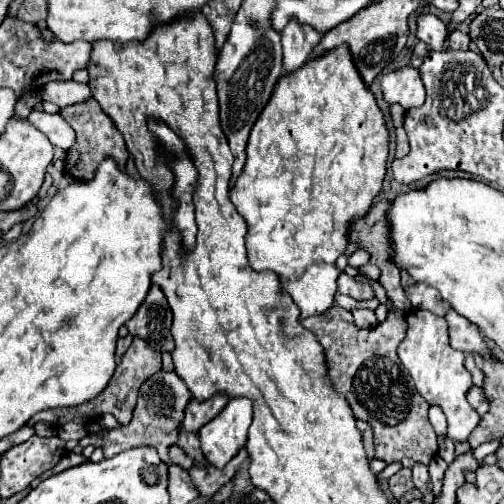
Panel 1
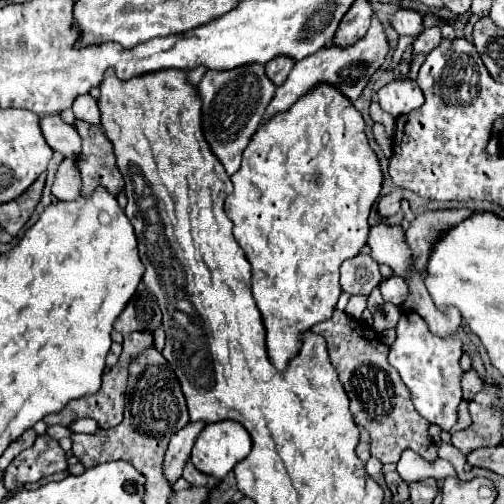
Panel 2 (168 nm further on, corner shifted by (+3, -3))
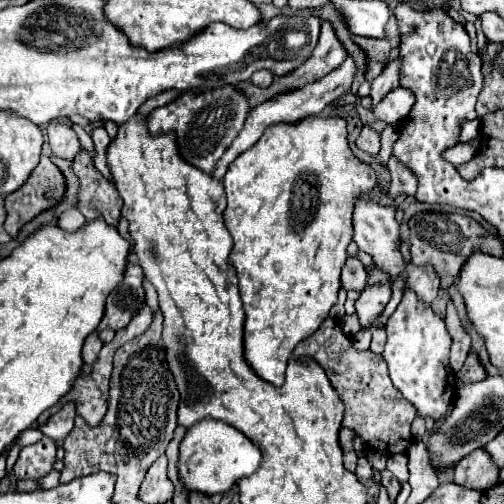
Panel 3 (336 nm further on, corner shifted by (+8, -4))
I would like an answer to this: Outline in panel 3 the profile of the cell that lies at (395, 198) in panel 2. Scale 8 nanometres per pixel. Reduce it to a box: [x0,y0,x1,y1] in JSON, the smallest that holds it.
[388,156,418,198]

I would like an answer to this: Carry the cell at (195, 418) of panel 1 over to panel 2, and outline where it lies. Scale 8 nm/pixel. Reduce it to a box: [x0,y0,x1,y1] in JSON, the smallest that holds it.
[163,421,207,483]

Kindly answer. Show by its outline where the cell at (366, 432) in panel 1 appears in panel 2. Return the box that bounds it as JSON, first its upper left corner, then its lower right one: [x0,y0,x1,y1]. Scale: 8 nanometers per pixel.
[357,427,371,463]

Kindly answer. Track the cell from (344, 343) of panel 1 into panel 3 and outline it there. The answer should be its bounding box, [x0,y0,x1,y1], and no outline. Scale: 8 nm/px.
[292,318,416,454]

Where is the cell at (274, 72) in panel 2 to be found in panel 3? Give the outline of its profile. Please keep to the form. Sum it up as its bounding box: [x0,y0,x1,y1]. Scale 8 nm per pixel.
[250,70,274,88]

